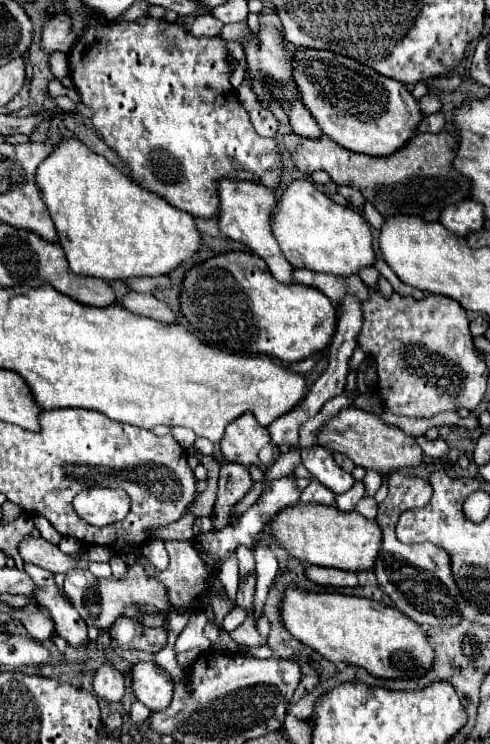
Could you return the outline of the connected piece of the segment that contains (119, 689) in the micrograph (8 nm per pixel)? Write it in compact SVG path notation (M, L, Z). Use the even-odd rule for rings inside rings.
M106 661L100 665L100 669L94 675L94 693L106 701L120 701L124 695L124 677L114 667L112 661Z

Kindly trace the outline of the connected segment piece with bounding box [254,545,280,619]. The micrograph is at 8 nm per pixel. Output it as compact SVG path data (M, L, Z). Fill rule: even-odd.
M258 545L254 549L254 557L256 557L256 579L258 579L256 595L254 595L254 613L256 613L256 619L258 619L260 613L262 613L262 605L264 605L268 587L270 587L270 583L276 577L280 567L278 567L278 561L268 547Z

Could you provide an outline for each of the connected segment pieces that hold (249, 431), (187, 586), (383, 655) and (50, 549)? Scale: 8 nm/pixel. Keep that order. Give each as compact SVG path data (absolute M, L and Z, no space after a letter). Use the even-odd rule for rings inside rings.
M244 413L228 423L224 439L220 441L222 455L230 463L260 465L260 449L270 443L268 429L258 425L252 413Z
M188 539L188 541L166 541L166 551L170 553L170 565L166 571L158 571L150 561L144 563L144 569L148 575L156 577L168 591L168 601L174 609L180 609L184 605L196 605L198 607L198 601L200 599L208 599L210 605L212 605L212 611L214 611L214 625L222 625L224 617L236 607L234 601L230 601L228 595L222 593L222 583L218 579L218 573L214 569L210 569L202 557L200 557L200 551L196 549L196 541L194 539Z
M290 587L282 593L280 619L294 639L318 651L324 659L364 667L374 677L416 677L422 675L434 659L434 649L426 633L412 623L410 617L372 599Z
M26 535L18 545L18 553L26 563L48 569L52 573L66 573L68 569L74 567L86 567L86 557L76 561L66 553L62 553L56 545L44 541L42 537L34 539L32 535Z

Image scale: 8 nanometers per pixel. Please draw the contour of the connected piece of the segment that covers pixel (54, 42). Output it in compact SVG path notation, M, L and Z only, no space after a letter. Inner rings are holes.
M54 13L44 21L40 33L40 49L44 53L54 53L54 51L68 53L74 41L76 35L70 33L70 19L64 13Z

